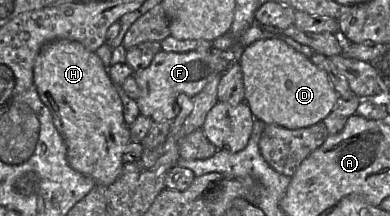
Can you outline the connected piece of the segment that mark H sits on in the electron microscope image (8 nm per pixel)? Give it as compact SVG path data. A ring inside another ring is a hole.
M62 39L47 43L35 59L33 80L42 102L52 114L55 127L64 139L71 168L91 177L96 184L112 184L122 171L122 154L131 141L131 132L124 120L122 101L99 56L76 41Z

